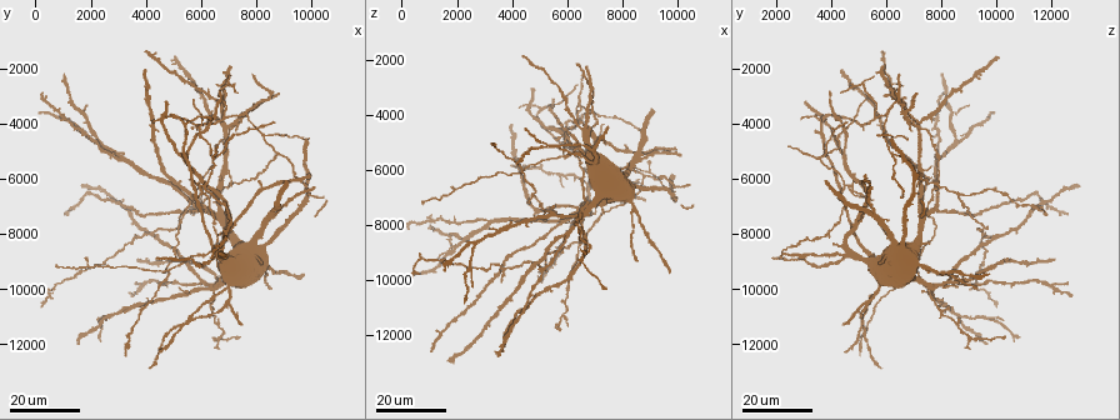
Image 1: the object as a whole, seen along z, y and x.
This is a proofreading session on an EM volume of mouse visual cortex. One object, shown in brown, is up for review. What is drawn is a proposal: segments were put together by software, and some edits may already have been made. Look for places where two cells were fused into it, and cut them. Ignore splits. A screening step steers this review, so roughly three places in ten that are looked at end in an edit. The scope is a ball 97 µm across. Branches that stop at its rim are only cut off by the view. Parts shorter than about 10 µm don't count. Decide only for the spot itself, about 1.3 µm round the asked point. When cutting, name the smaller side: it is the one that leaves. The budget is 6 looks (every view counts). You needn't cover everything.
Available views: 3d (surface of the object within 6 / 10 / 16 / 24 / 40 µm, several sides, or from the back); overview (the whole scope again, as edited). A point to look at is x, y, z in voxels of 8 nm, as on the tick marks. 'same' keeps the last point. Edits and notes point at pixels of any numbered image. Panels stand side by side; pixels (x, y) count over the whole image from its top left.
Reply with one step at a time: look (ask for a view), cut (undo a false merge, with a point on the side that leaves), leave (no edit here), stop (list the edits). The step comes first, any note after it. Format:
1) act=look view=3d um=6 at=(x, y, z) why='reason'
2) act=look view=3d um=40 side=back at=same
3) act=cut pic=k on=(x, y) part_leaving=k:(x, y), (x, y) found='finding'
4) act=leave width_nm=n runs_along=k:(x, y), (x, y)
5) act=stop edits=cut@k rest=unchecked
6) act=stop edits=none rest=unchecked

act=look view=3d um=24 at=(8300, 9200, 7400)

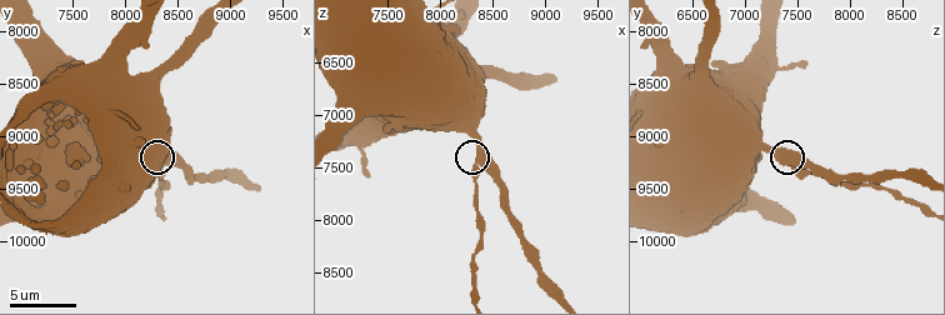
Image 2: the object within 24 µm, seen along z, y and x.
act=look view=3d um=10 at=(8380, 9260, 7440)

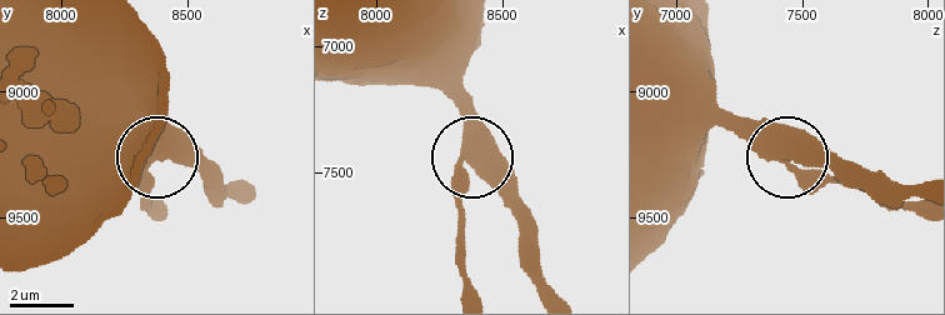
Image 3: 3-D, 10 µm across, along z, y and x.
act=leave found='one cell here'

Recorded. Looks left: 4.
act=look view=3d um=16 at=(8900, 5000, 6200) why='three-way junction'

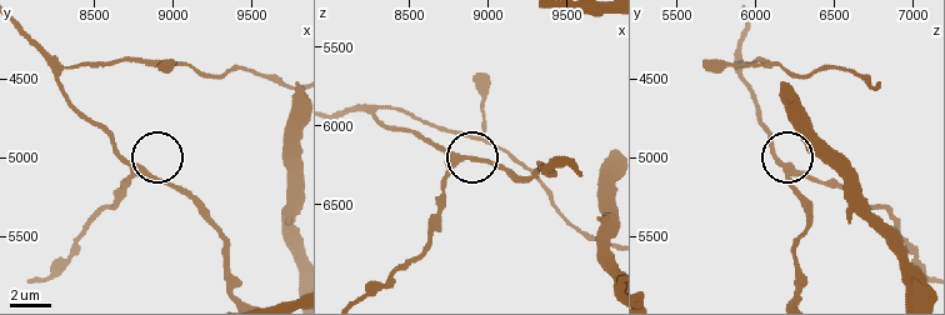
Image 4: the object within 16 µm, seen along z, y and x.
act=look view=3d um=6 at=(8780, 5080, 6260) why='zoom in'

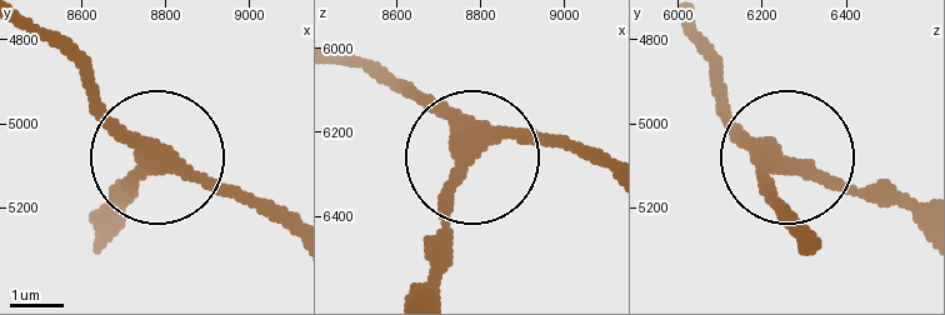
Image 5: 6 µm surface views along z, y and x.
act=leave width_nm=300 runs_along=5:(33, 29), (145, 154), (284, 213) found='all the same cell'

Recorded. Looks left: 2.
act=look view=3d um=24 at=(6800, 3800, 5700) why='small branch off a trunk'

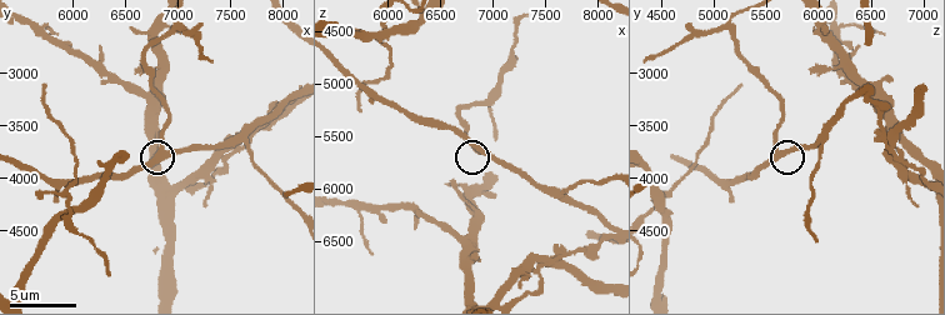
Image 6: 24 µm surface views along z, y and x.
act=look view=3d um=6 at=(6860, 3740, 5600) why='closer look'

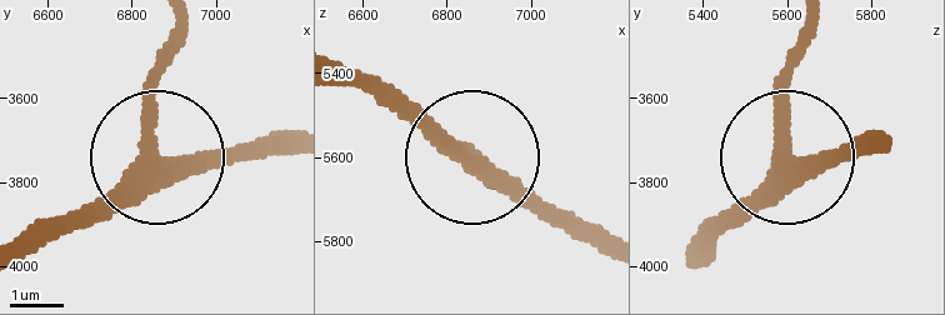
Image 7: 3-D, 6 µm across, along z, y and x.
act=leave arms=3 runs_along=7:(883, 134), (789, 156), (784, 68), (798, 31) found='continuous, no second cell'

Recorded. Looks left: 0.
act=stop edits=none rest=unchecked

